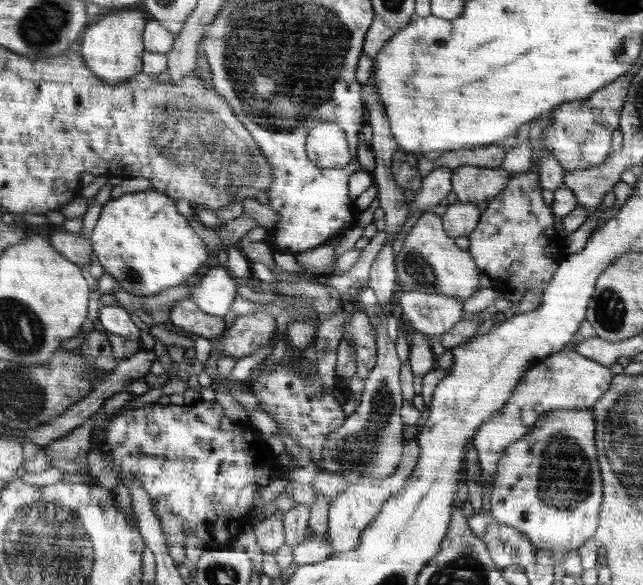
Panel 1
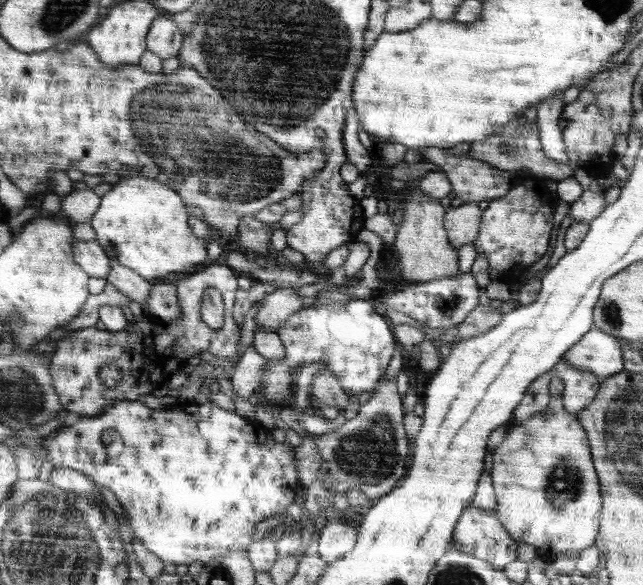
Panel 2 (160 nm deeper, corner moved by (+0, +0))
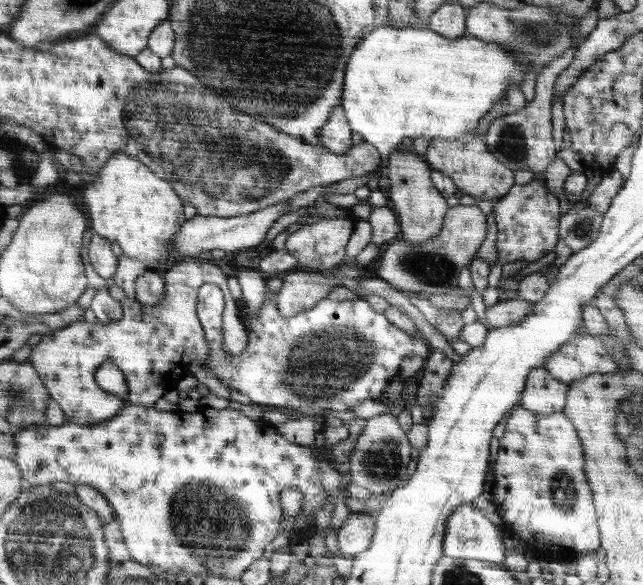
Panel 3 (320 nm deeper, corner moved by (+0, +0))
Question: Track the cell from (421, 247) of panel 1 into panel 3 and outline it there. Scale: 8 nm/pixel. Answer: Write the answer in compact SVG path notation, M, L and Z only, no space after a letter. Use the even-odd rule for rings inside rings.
M392 151L385 166L385 176L390 180L392 188L387 192L392 209L398 215L401 234L404 239L414 245L422 244L439 234L443 228L446 214L450 212L447 197L436 190L430 180L430 168L422 156L410 151Z

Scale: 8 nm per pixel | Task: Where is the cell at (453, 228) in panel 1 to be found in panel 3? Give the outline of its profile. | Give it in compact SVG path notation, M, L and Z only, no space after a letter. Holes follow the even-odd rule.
M477 205L454 206L446 214L443 228L435 237L414 246L404 238L390 244L382 256L377 276L397 289L417 296L433 296L439 293L438 289L456 288L460 270L471 264L486 232L486 216Z

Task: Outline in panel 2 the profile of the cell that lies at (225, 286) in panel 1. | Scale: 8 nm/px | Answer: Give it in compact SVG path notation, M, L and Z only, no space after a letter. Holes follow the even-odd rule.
M214 262L213 264L208 265L203 270L191 272L184 276L174 278L176 283L177 299L178 299L179 307L181 310L180 316L177 319L166 321L160 318L143 314L142 319L136 319L136 317L134 317L134 319L131 322L128 322L128 324L125 326L122 332L112 332L112 331L108 331L107 329L100 330L100 329L97 329L96 327L90 327L86 329L78 329L77 331L74 331L72 334L70 334L70 336L68 336L67 338L64 338L64 340L58 340L56 342L55 350L51 352L50 354L48 354L50 362L51 362L49 364L49 371L50 371L50 376L52 376L52 386L55 386L56 394L58 394L63 408L66 409L70 414L73 414L75 416L80 416L80 415L84 415L86 417L98 416L99 414L103 412L102 410L104 410L104 408L105 409L108 408L107 406L112 407L112 405L120 401L124 401L124 400L140 401L141 398L143 398L143 396L146 396L146 394L155 395L156 393L162 392L162 390L165 388L166 383L172 376L172 374L174 374L174 372L176 372L177 370L180 370L186 364L187 360L190 360L190 358L192 358L192 356L196 356L196 354L199 354L199 356L203 358L211 358L211 359L215 357L234 358L235 356L237 356L237 352L239 352L239 349L240 349L238 343L240 343L240 334L241 334L241 329L237 327L237 322L234 320L234 315L233 315L234 303L236 302L236 298L239 297L237 277L238 277L238 274L234 272L230 267L228 267L227 264ZM208 287L214 287L218 289L218 292L220 292L220 294L222 295L223 303L226 306L225 327L223 327L223 329L221 329L221 331L219 332L217 332L213 328L210 328L201 319L201 316L200 316L201 300L203 297L203 292ZM108 363L116 364L116 366L118 366L118 368L120 369L120 372L122 373L121 381L114 388L106 388L101 383L101 380L99 379L99 376L98 376L98 373L100 372L100 369L102 368L102 366Z

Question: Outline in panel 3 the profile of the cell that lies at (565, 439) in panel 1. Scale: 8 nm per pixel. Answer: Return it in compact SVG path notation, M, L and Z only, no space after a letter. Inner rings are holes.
M517 406L506 421L493 466L492 511L507 530L516 533L537 552L566 553L567 563L578 560L584 554L598 552L601 544L597 514L590 486L582 472L584 451L577 430L563 411L545 415Z

